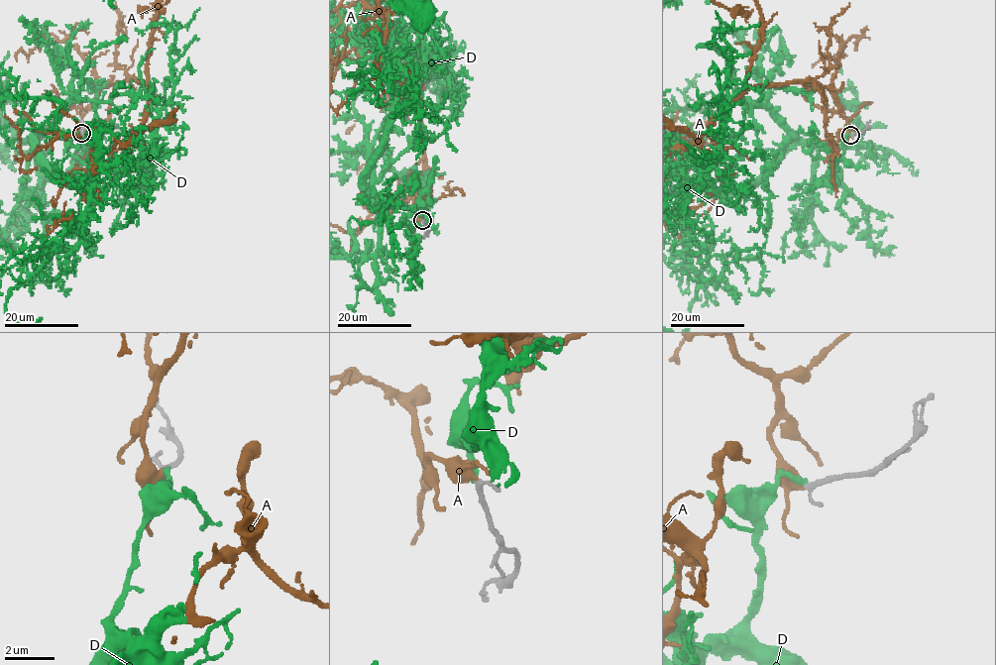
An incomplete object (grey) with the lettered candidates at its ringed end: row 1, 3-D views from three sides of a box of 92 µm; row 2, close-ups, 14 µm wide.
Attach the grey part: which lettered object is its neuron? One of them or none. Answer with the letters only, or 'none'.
none

